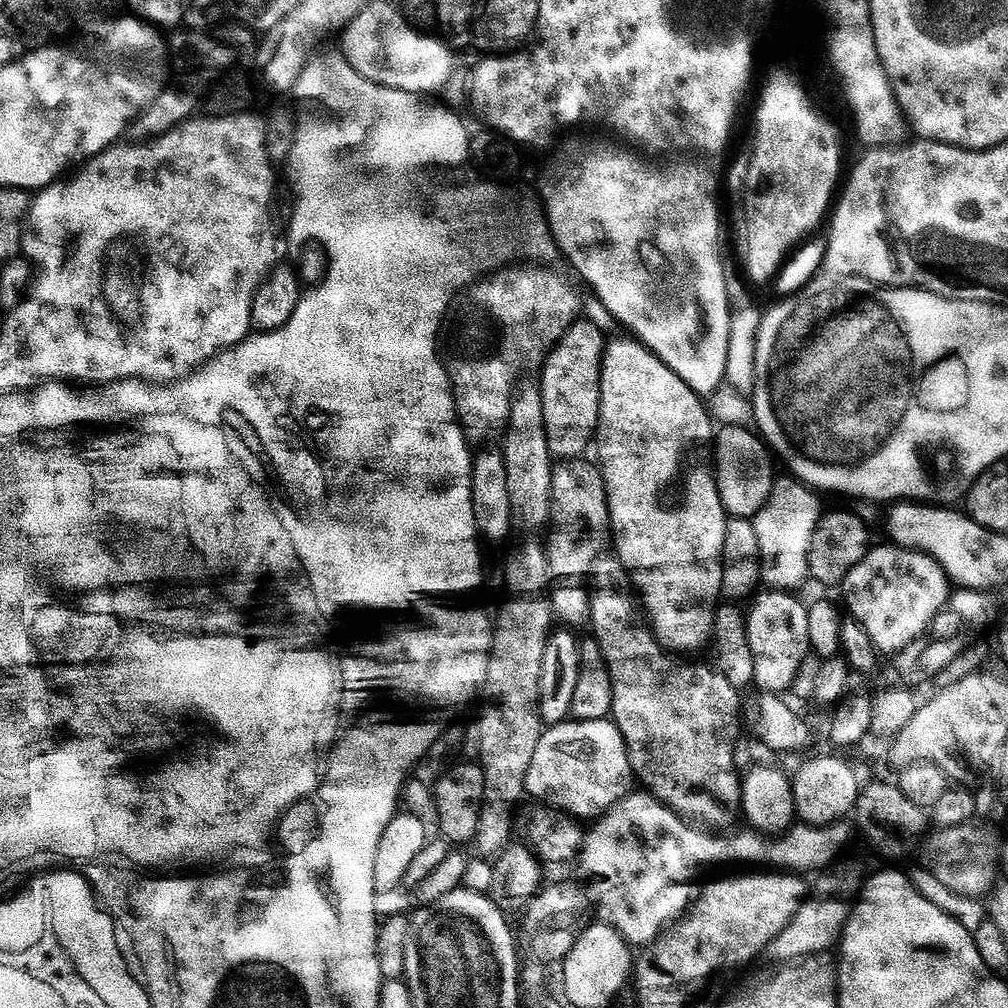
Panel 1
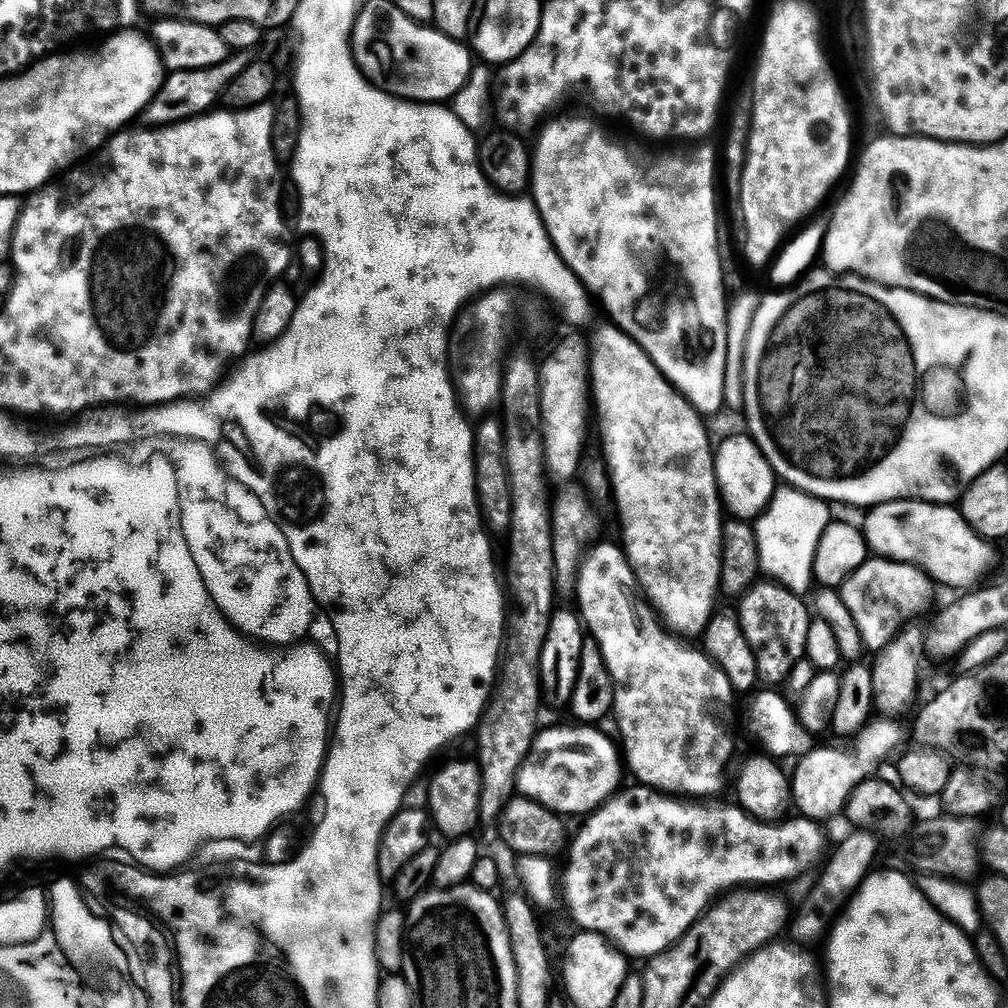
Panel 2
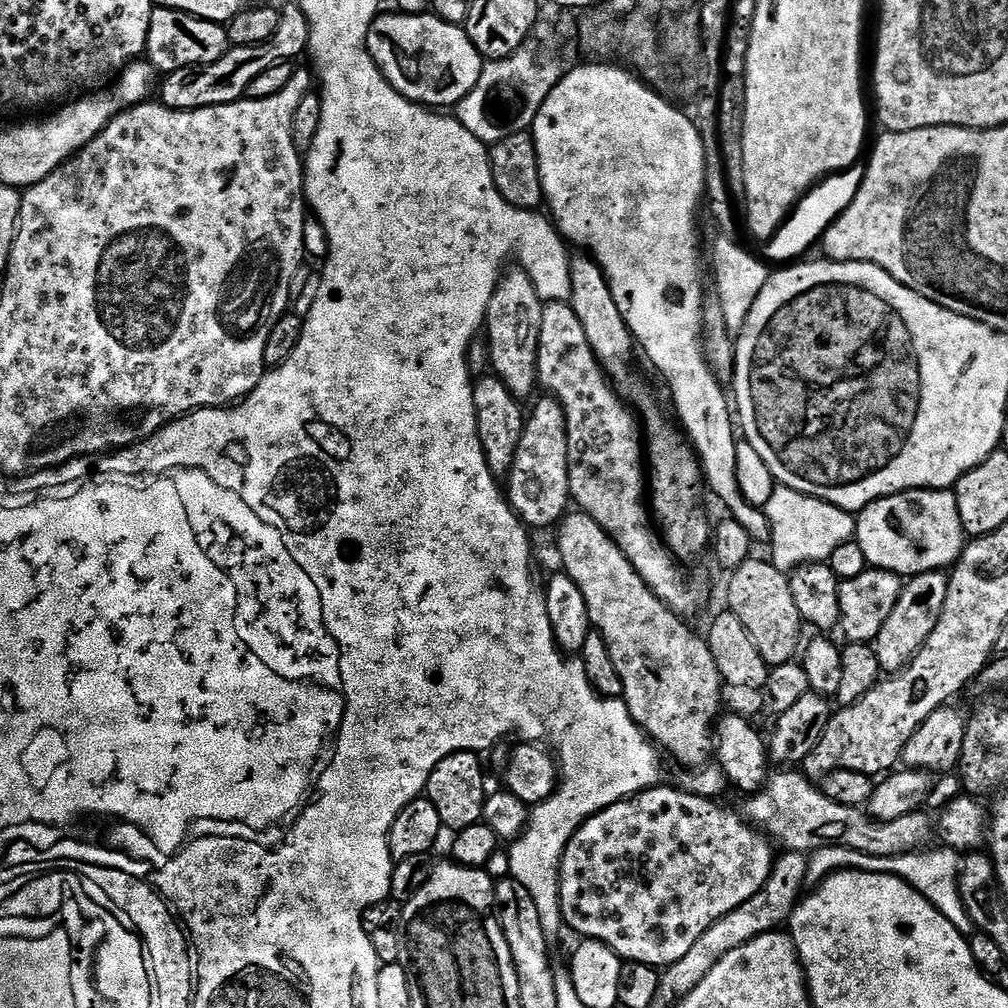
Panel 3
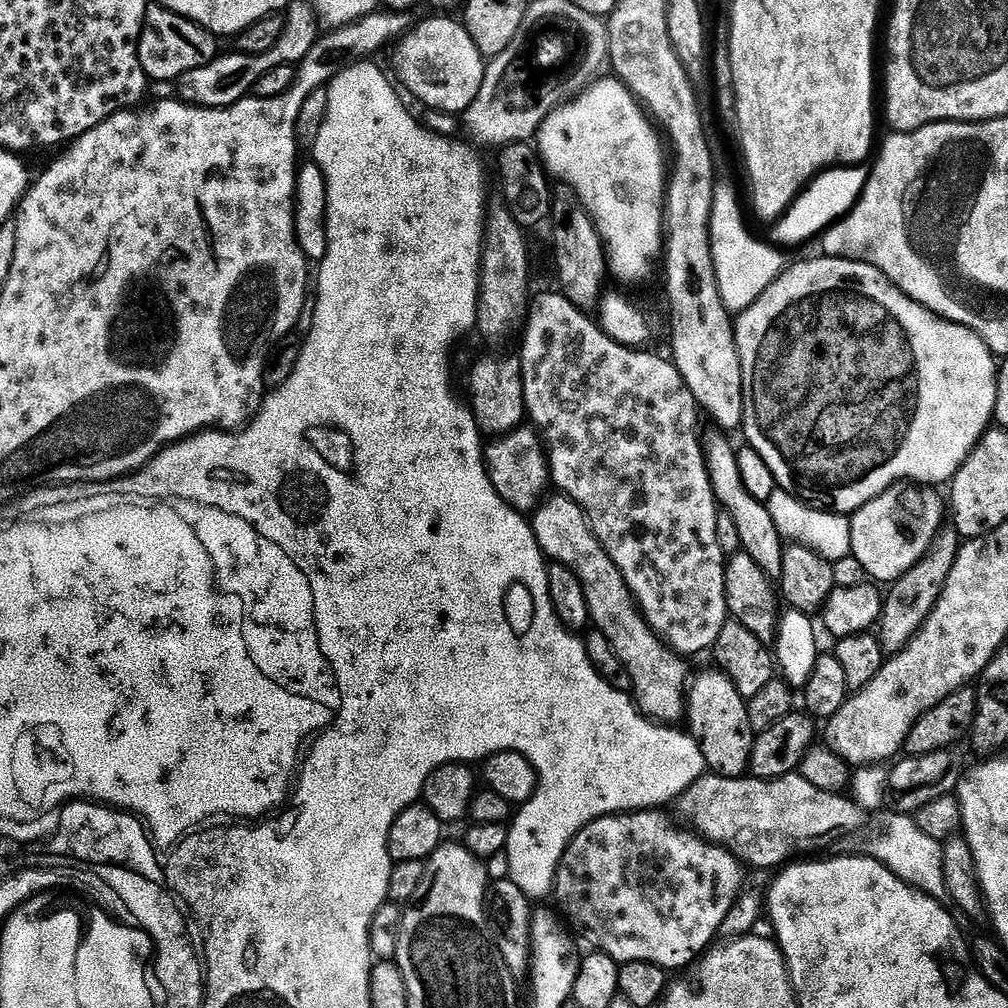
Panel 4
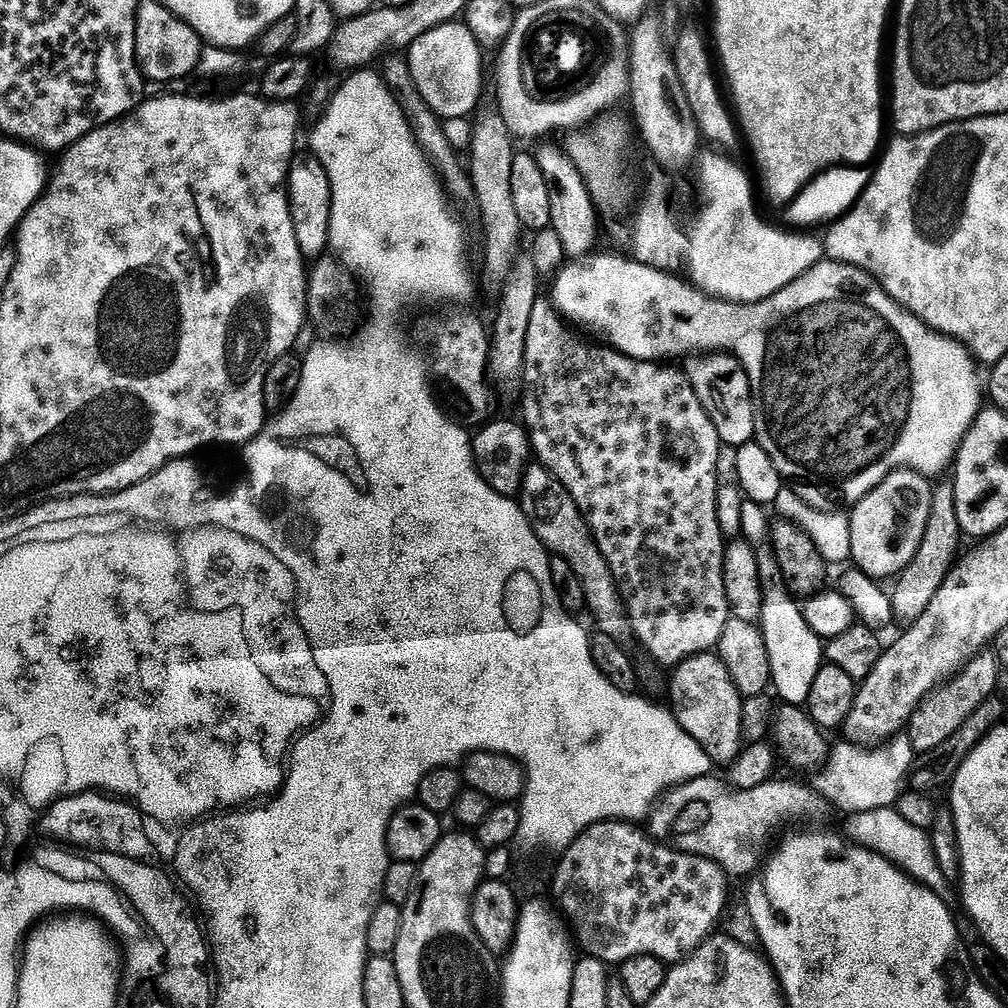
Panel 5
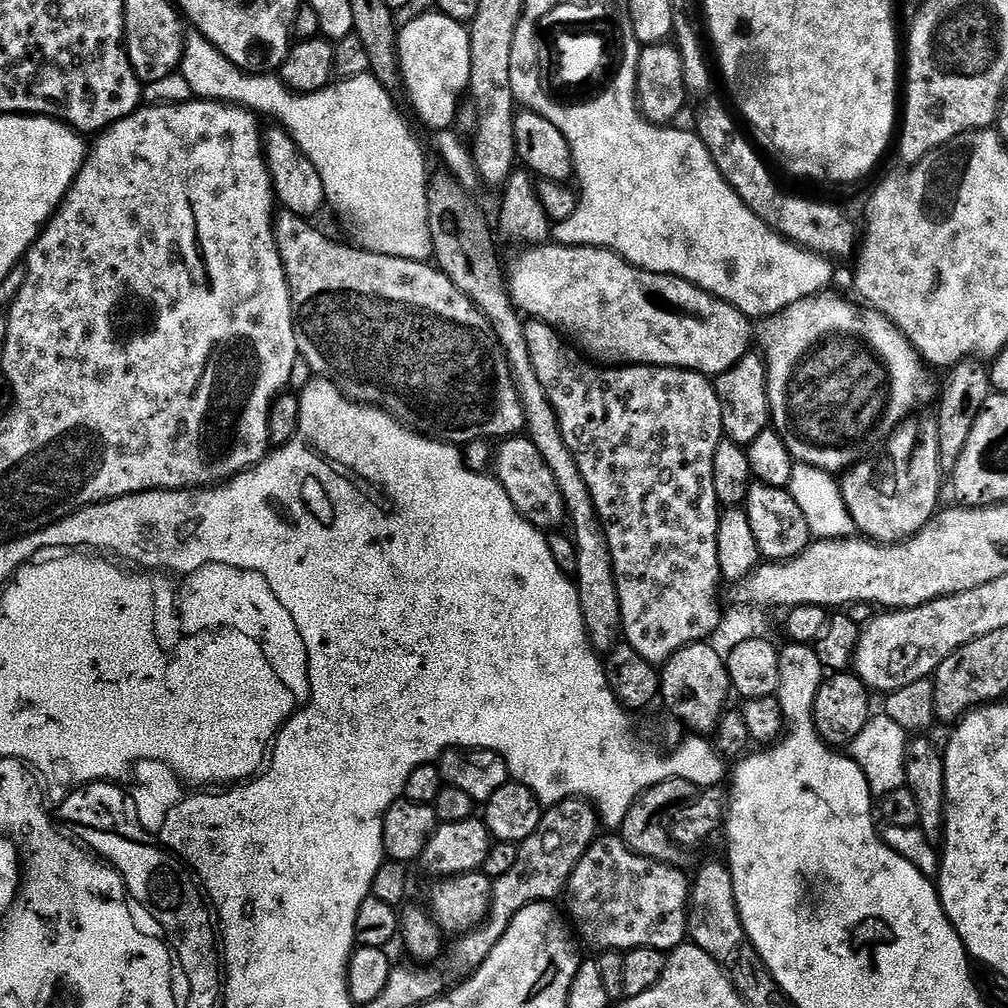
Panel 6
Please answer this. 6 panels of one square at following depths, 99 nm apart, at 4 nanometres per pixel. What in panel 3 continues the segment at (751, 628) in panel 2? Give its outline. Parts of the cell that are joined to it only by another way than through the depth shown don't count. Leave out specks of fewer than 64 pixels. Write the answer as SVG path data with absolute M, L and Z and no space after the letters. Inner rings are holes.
M750 559L731 573L732 585L728 588L727 607L735 616L742 618L742 626L746 626L750 638L754 638L754 646L758 646L758 654L762 654L769 669L774 669L797 659L802 648L802 619L791 593L789 577L773 563L764 560Z

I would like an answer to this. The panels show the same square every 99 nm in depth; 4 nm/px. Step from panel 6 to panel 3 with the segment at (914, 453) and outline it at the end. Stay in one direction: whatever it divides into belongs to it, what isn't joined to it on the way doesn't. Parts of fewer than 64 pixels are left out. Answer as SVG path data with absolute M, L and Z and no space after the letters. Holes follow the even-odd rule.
M913 490L884 496L859 511L854 540L860 545L862 554L866 554L871 567L893 572L901 578L951 569L966 547L966 533L958 514L956 493L952 490Z

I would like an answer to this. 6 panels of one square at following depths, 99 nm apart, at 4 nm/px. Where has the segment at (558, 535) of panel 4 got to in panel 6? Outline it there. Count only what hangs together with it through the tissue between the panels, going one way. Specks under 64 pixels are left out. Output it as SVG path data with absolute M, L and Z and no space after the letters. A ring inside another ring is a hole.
M517 434L499 441L500 449L494 452L495 479L506 490L510 502L535 528L541 530L556 530L565 523L568 511L562 498L562 490L558 490L558 482L554 482L554 474L550 474L550 466L546 466L546 458L534 446L527 435ZM552 528L552 529L548 529Z

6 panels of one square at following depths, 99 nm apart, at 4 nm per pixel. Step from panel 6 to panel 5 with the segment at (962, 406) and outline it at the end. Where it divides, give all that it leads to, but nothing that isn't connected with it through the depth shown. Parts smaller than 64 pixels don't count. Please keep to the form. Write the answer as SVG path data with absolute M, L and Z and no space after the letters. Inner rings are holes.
M946 476L939 479L933 485L930 516L927 519L926 532L923 534L922 544L915 552L915 556L911 562L901 572L900 576L897 577L895 581L895 584L897 584L894 590L892 589L891 591L893 617L897 621L902 620L905 624L910 624L929 608L934 595L946 583L949 572L953 571L956 562L954 558L958 552L960 540L962 541L962 533L958 526L957 506L954 505L954 484L952 478Z

